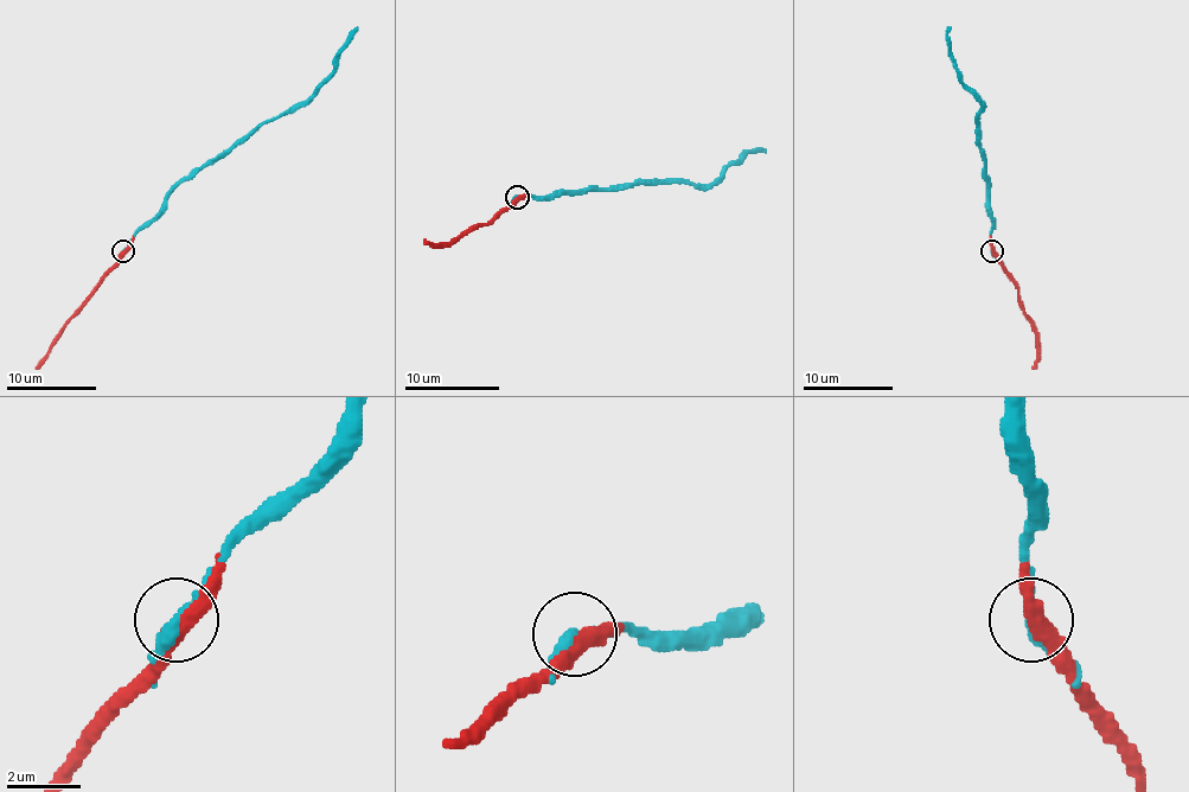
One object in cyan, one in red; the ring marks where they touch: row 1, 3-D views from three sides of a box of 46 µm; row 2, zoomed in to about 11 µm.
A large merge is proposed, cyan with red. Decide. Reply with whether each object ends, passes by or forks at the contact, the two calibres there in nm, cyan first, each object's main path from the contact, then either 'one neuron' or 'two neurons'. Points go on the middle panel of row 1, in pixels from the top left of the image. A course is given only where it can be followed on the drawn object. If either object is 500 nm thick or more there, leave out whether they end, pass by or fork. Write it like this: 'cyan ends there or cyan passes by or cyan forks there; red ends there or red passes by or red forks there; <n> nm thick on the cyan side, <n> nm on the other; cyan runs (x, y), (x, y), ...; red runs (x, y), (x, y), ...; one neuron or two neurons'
cyan passes by; red passes by; 260 nm thick on the cyan side, 400 nm on the other; cyan runs (516, 197), (618, 190), (634, 183), (710, 185), (746, 152), (765, 152); red runs (516, 197), (490, 223), (473, 225), (454, 242), (440, 244), (423, 240); one neuron

